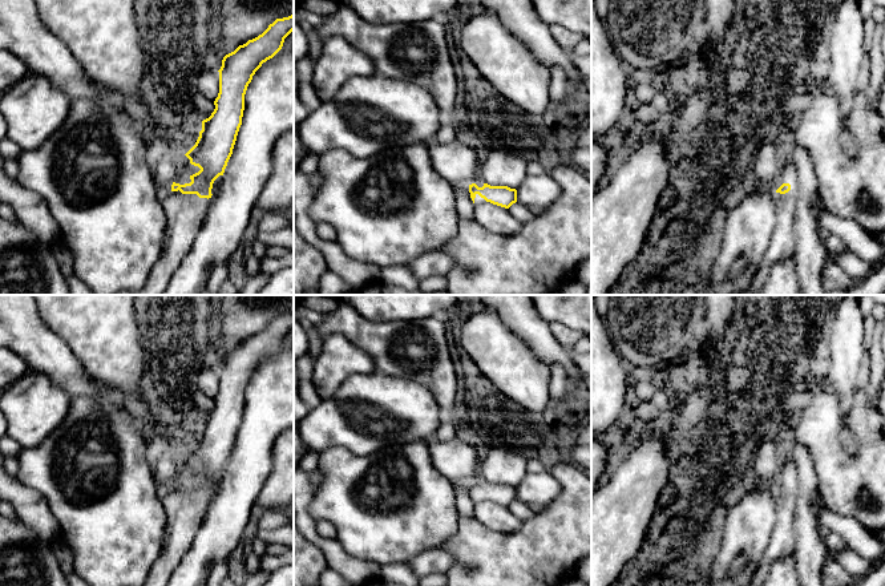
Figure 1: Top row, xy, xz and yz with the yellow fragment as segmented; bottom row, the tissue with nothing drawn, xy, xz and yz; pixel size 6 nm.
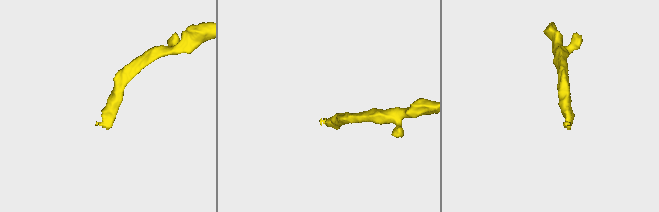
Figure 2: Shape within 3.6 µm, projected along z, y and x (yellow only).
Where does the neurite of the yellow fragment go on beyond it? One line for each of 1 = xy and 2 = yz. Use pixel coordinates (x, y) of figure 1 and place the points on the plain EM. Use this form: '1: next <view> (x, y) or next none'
1: next xy (185, 512)
2: next yz (783, 540)

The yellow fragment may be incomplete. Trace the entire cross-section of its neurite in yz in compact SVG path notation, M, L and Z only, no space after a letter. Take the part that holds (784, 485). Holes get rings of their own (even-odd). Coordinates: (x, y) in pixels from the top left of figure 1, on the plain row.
M788 452L781 454L776 481L776 524L771 541L756 567L748 586L763 586L772 563L793 555L796 534L793 532L795 509L797 504L799 480L793 458Z

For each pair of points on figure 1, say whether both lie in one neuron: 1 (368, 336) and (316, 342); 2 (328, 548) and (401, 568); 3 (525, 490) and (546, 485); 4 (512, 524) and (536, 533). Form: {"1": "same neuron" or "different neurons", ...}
{"1": "different neurons", "2": "different neurons", "3": "same neuron", "4": "different neurons"}

